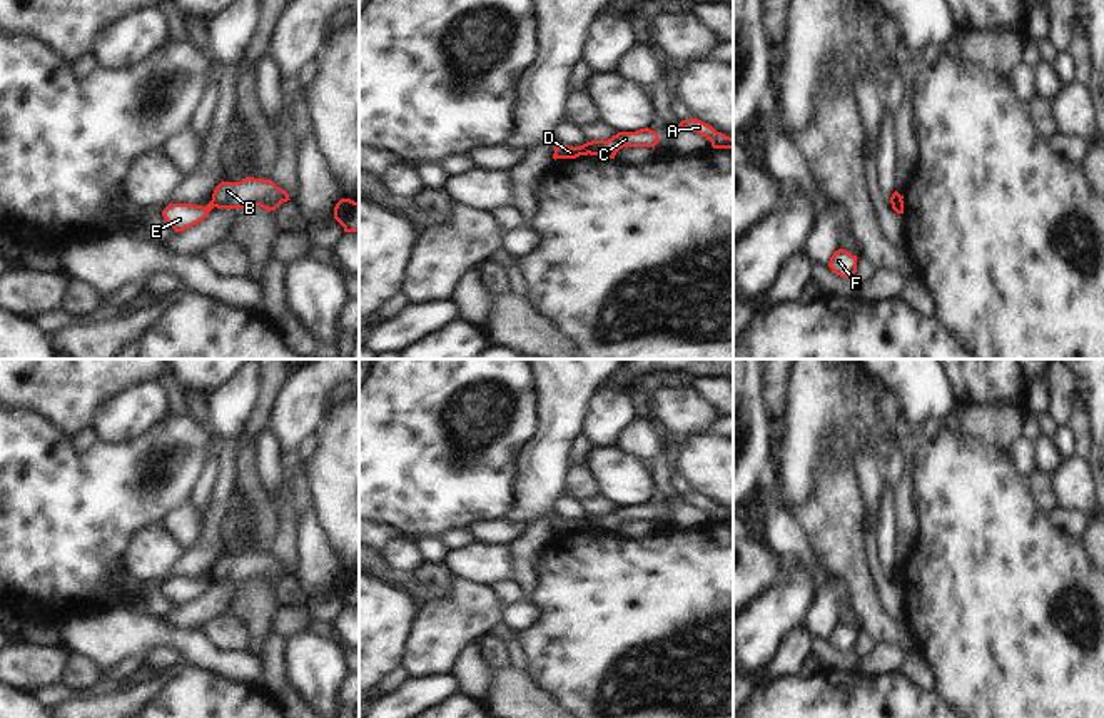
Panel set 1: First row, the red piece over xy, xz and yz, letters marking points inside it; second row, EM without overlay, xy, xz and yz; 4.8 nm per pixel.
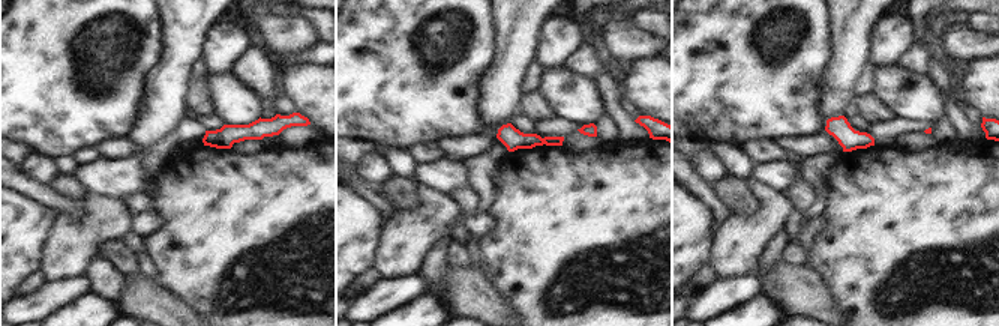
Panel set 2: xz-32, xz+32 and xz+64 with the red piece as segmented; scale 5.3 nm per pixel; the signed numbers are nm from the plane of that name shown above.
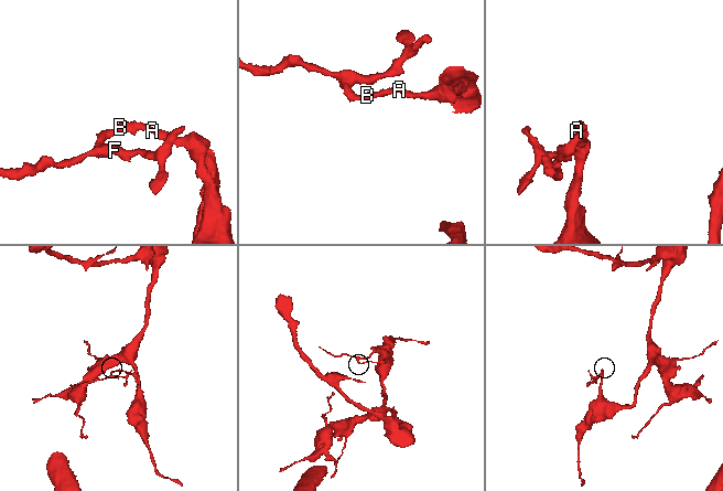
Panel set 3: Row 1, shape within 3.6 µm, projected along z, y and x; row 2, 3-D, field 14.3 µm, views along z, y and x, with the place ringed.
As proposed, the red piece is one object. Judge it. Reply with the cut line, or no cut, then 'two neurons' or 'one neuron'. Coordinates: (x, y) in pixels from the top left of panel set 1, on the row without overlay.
cut xz (585, 518), (590, 526); two neurons

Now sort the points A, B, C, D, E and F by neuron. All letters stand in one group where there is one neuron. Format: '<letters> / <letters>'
A B C / D E F

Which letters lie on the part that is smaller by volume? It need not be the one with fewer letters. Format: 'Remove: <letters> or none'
Remove: D, E, F

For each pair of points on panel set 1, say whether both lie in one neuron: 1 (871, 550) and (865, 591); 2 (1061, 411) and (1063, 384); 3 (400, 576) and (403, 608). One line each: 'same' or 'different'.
1: different
2: same
3: different

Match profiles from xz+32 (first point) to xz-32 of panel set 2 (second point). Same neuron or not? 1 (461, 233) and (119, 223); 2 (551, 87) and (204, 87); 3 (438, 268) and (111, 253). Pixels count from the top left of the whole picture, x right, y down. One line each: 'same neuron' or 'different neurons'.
1: different neurons
2: different neurons
3: different neurons

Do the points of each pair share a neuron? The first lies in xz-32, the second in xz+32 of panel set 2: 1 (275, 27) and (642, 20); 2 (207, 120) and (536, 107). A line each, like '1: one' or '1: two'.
1: two
2: two

